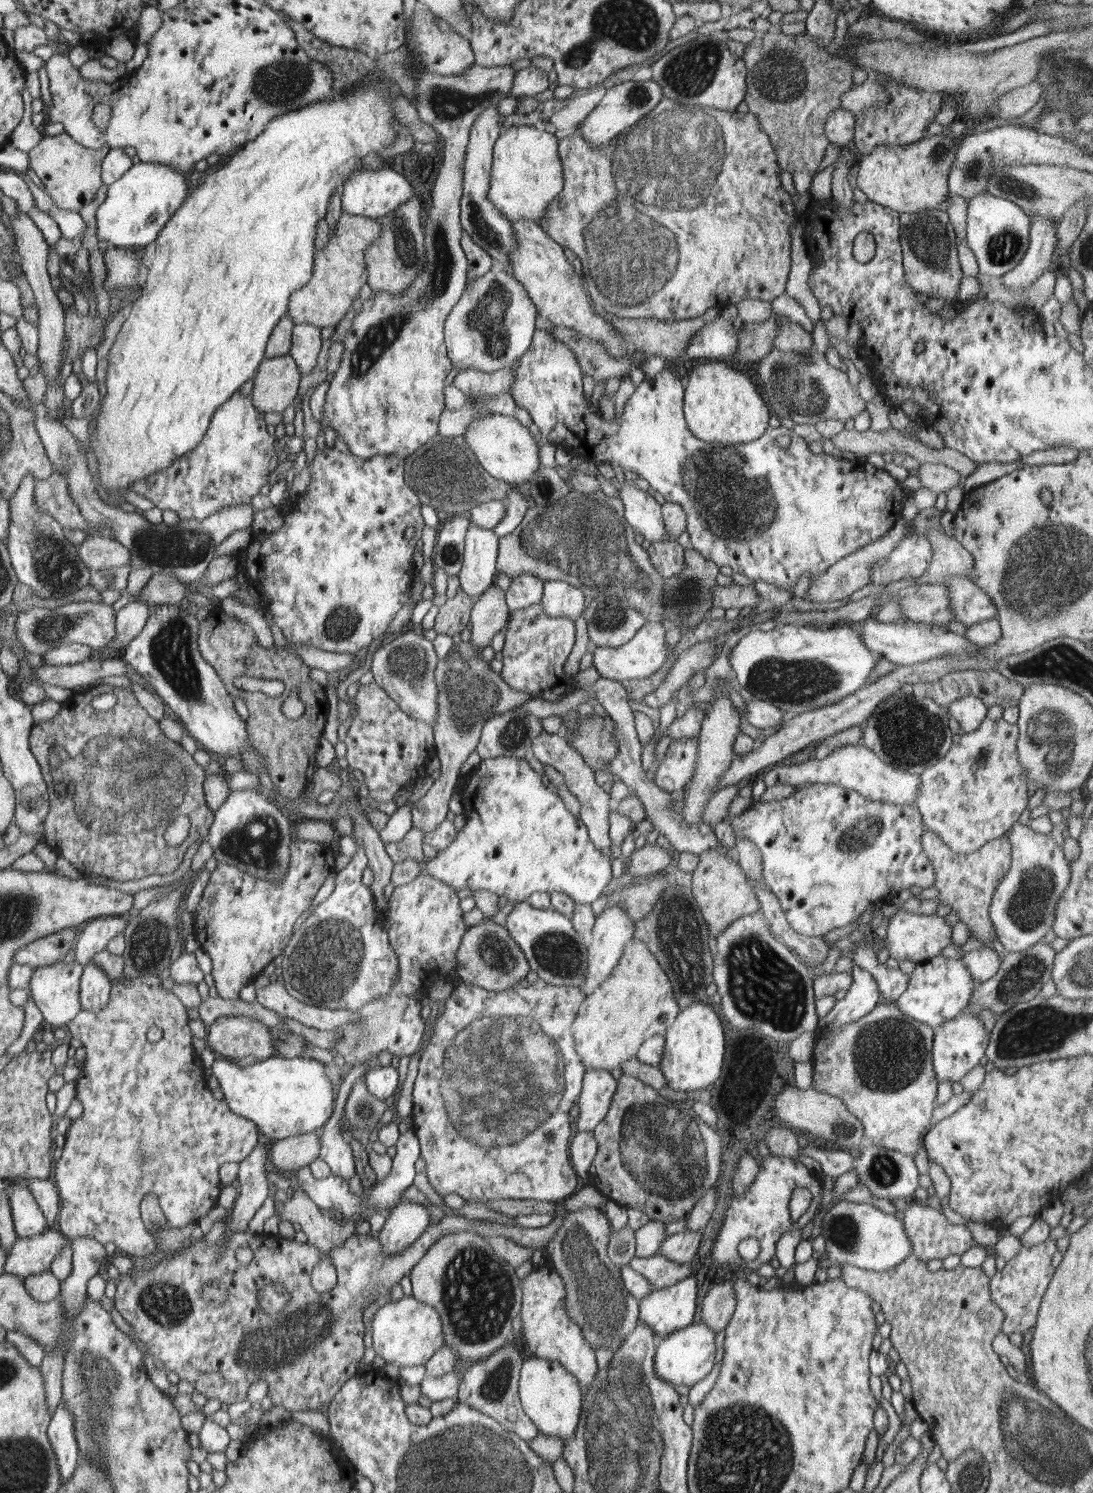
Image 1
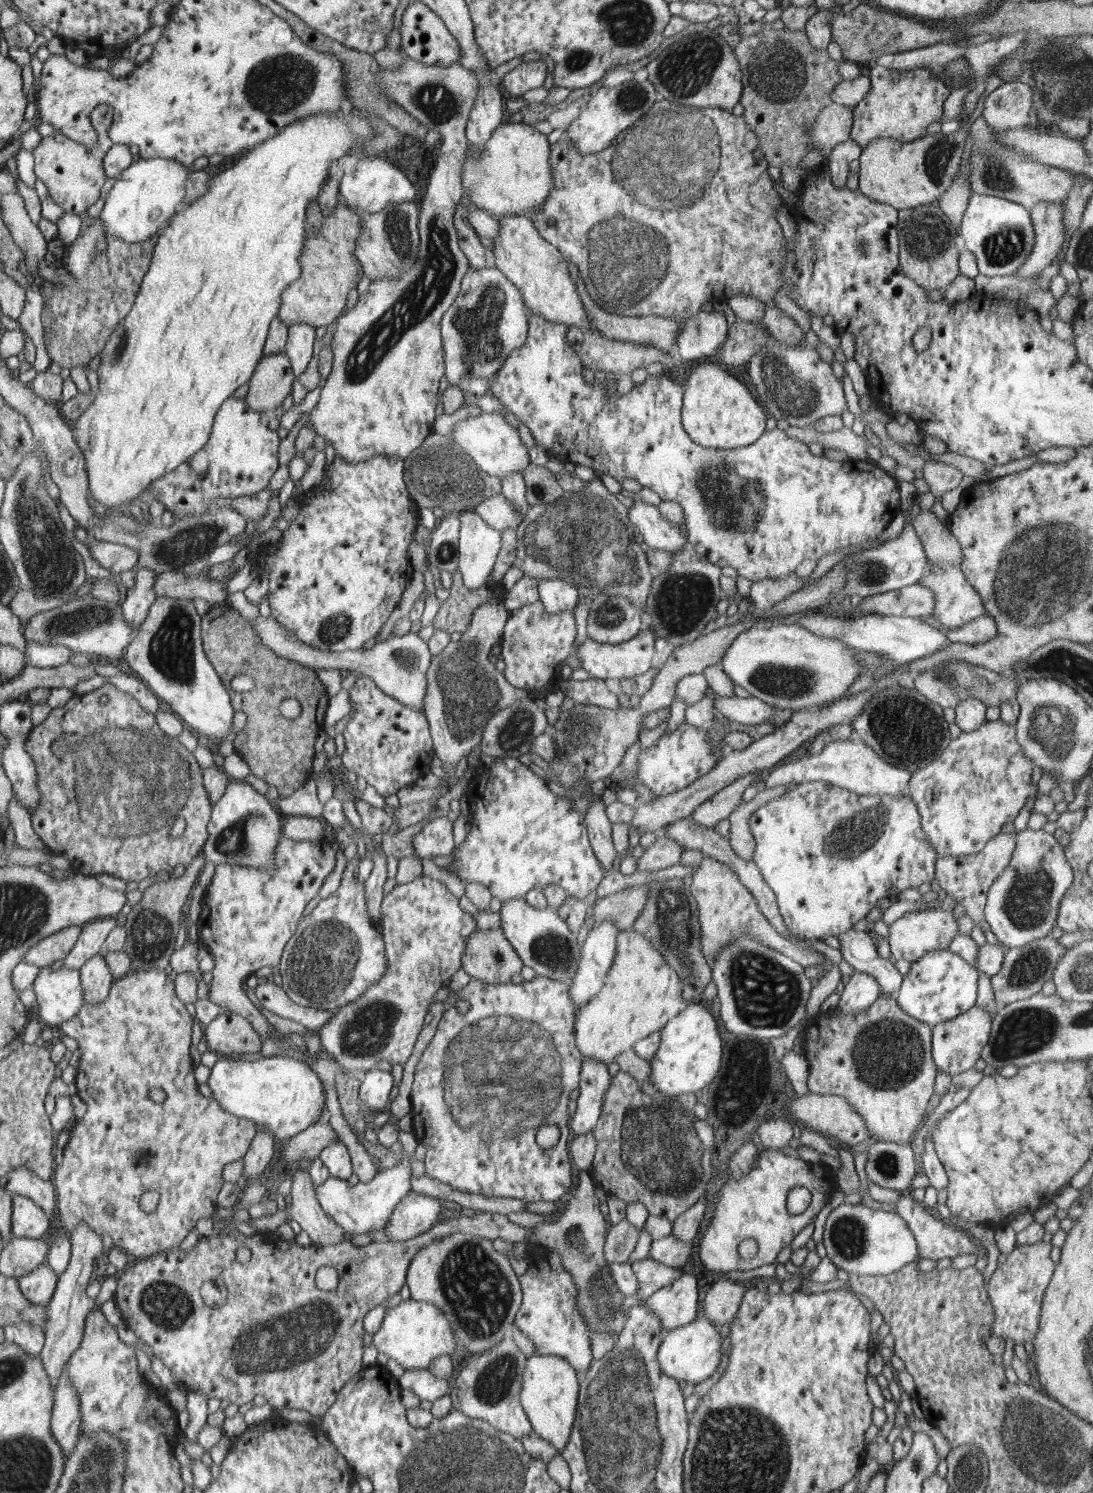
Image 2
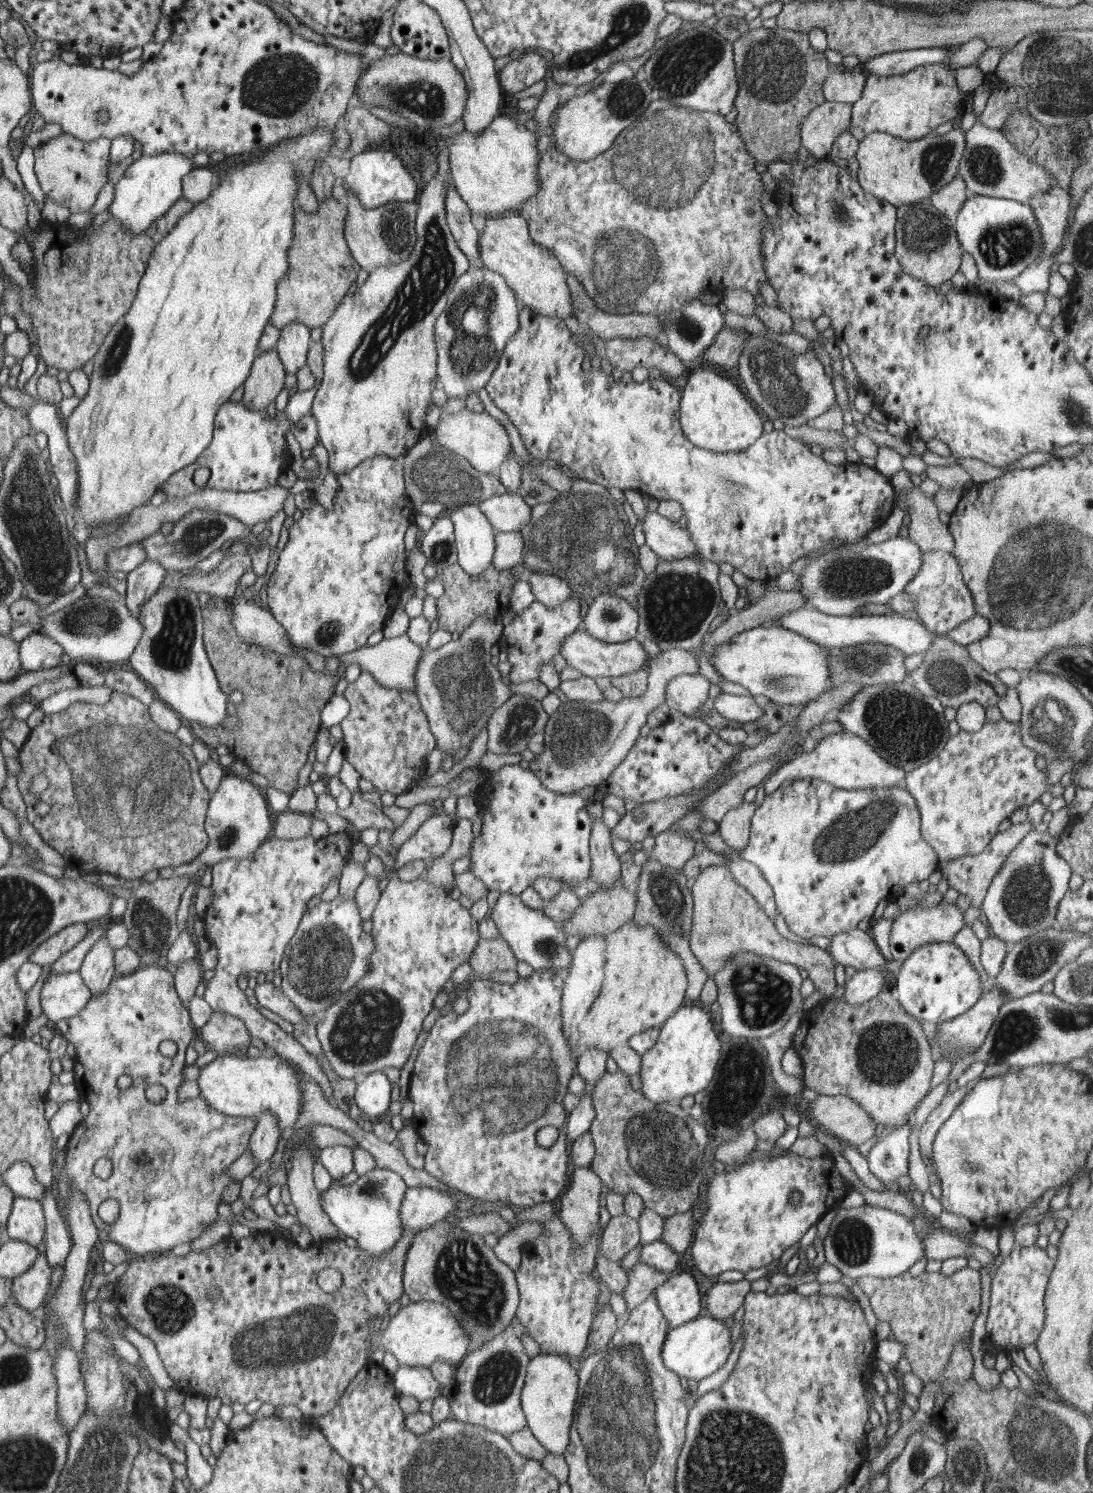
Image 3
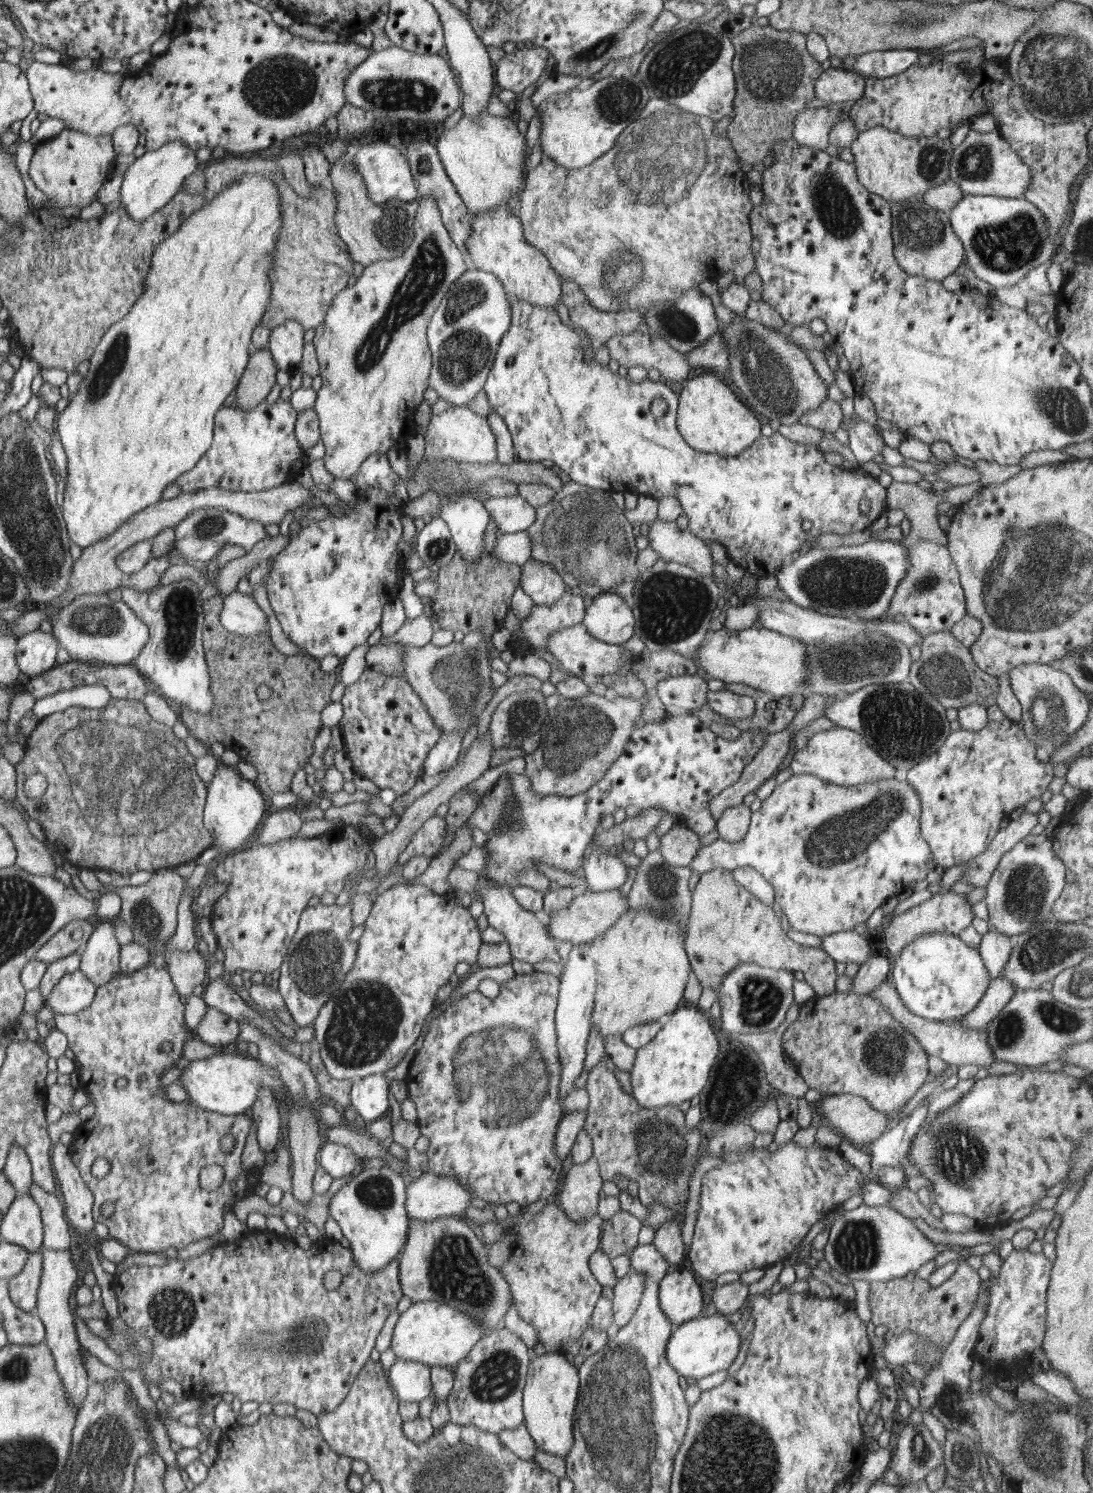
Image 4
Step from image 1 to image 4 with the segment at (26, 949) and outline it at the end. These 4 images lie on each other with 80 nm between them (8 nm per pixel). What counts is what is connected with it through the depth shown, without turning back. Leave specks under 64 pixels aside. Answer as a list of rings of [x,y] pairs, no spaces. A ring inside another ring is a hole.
[[[92,919],[69,922],[38,950],[35,959],[49,965],[69,954],[81,951],[95,929],[95,923]]]

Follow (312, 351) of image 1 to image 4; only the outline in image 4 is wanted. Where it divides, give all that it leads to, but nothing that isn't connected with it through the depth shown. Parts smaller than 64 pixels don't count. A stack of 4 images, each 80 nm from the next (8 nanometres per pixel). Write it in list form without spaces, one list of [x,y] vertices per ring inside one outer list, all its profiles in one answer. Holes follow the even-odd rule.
[[[288,318],[271,329],[269,344],[276,366],[284,372],[292,372],[296,364],[303,360],[303,348],[306,344],[306,329],[294,319]]]

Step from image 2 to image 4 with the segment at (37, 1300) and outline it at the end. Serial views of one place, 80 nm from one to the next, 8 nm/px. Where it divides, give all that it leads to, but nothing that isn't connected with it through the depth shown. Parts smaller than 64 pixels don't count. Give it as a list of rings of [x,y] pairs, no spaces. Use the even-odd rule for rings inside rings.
[[[32,1253],[20,1274],[9,1279],[9,1297],[22,1310],[33,1312],[37,1305],[37,1294],[40,1288],[43,1269],[43,1254]]]

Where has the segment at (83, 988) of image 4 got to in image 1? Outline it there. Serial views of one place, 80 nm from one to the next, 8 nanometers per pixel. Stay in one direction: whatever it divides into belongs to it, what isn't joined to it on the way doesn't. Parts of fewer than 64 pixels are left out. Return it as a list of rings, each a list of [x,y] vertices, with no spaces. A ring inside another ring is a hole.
[[[62,960],[48,966],[36,967],[33,970],[28,994],[33,997],[36,1006],[43,1014],[43,1020],[49,1025],[64,1028],[78,1016],[82,1009],[82,1003],[78,998],[78,982],[82,980],[83,969],[84,966],[80,963],[65,964]]]

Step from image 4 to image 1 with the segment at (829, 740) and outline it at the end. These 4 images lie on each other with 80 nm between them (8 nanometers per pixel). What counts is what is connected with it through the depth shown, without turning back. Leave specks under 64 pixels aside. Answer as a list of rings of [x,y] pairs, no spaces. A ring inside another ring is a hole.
[[[862,742],[838,748],[824,760],[810,759],[795,765],[776,766],[767,774],[764,774],[763,781],[767,788],[782,784],[795,789],[802,782],[835,784],[845,789],[855,790],[858,794],[864,795],[864,798],[891,802],[892,804],[916,805],[917,796],[919,790],[921,790],[919,774],[883,762]]]

